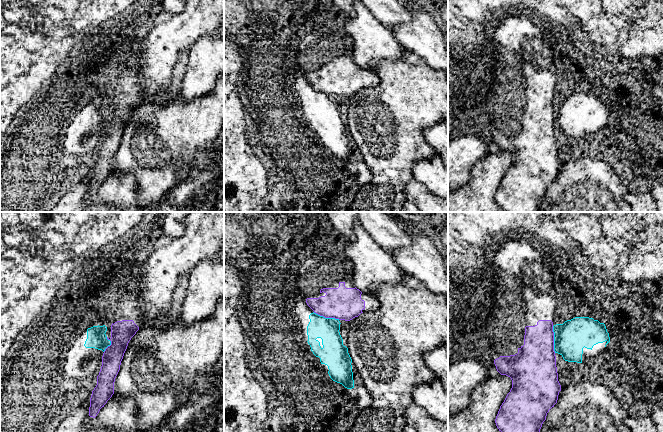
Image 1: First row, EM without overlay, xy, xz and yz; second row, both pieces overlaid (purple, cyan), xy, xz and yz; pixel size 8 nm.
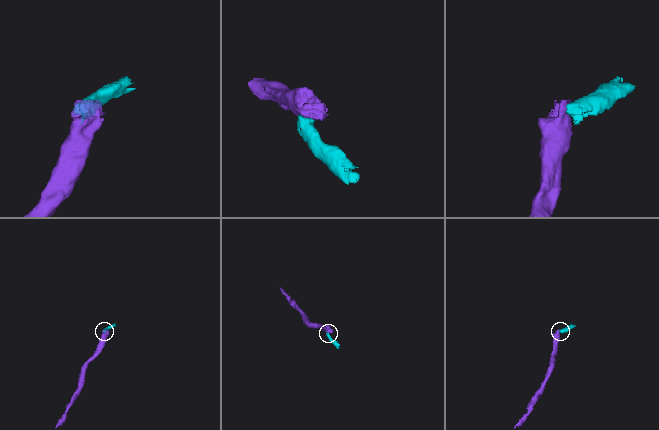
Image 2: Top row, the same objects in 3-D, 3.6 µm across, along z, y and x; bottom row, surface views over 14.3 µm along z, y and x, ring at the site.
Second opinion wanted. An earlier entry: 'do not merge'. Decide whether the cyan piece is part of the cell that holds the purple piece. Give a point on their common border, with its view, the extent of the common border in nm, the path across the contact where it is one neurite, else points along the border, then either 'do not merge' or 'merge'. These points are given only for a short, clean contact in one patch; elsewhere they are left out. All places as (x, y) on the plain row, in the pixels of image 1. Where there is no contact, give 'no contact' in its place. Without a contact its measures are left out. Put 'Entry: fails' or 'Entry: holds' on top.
Entry: holds
meets purple in yz at (553, 115); contact 220 nm long; border along yz (552, 102), (553, 126), (555, 128); do not merge

